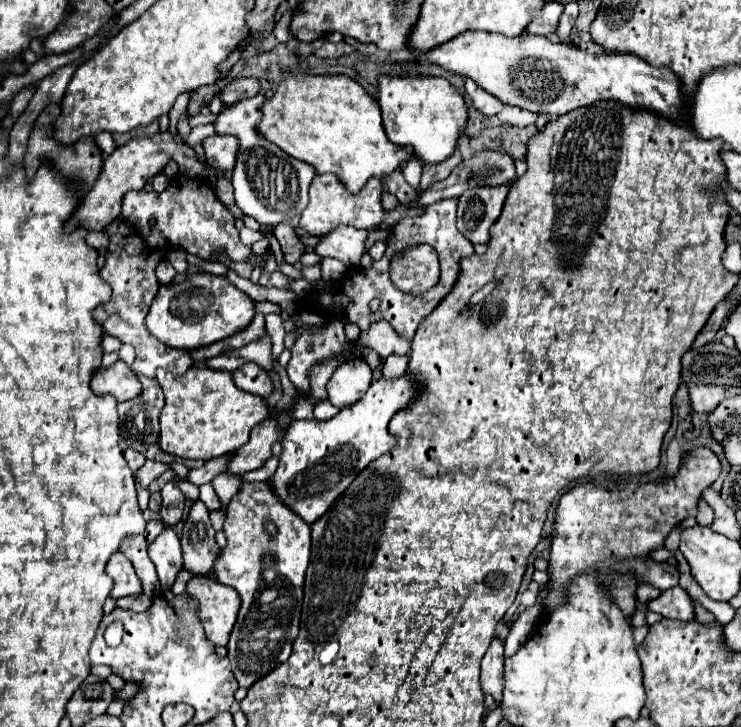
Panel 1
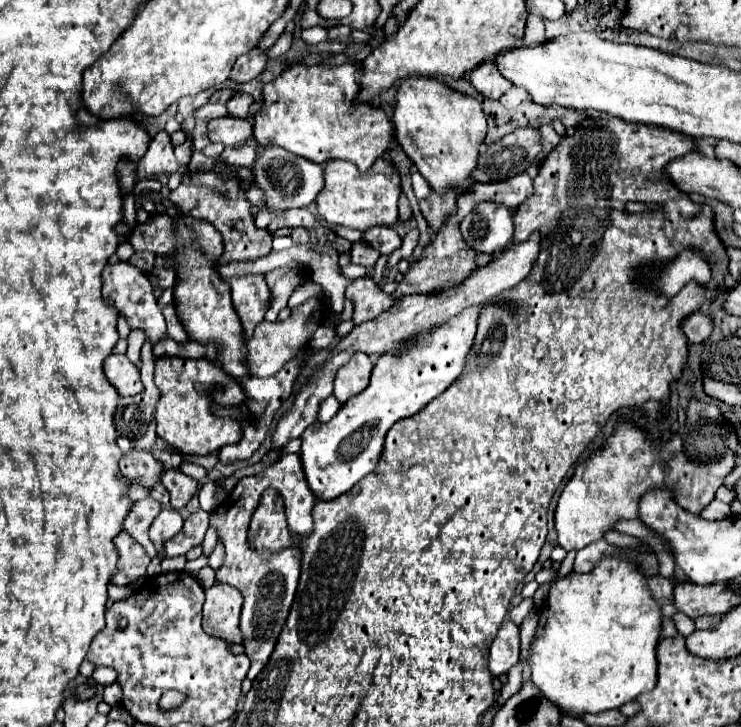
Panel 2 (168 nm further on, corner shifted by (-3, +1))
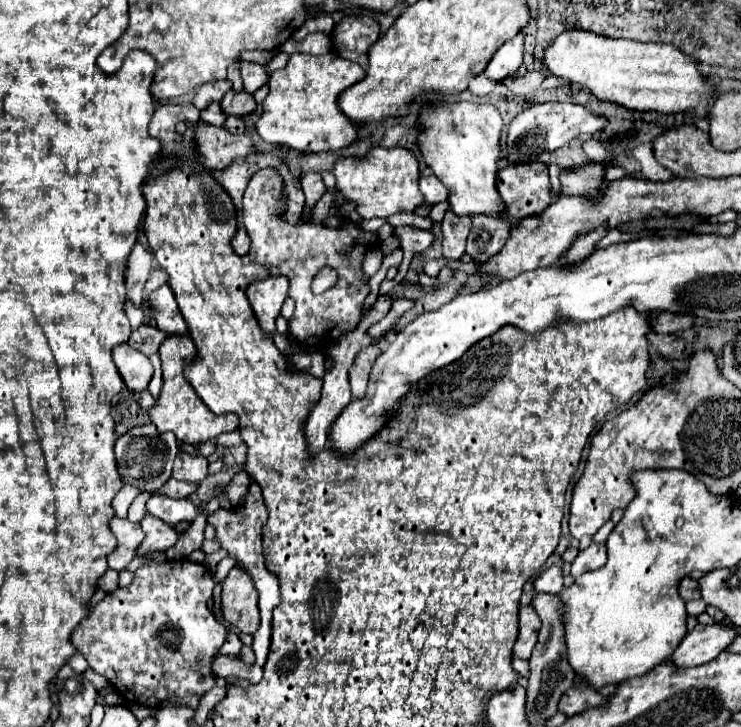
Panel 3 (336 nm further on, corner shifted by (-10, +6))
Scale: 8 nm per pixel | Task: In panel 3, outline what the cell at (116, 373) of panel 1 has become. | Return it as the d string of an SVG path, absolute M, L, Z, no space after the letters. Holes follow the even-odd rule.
M119 344L113 348L113 362L129 390L147 388L151 374L153 374L153 366L147 356L139 354L129 344Z

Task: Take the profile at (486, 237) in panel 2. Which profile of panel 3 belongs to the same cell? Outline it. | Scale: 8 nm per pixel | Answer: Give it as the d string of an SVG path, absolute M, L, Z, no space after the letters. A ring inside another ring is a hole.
M477 214L471 220L471 232L467 238L467 254L475 258L475 262L485 262L493 254L497 254L509 234L511 234L511 222L503 216L499 218L487 218L483 214Z

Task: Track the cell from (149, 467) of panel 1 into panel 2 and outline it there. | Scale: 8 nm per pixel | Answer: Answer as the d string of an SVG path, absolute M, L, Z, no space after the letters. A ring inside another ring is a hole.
M156 439L152 451L156 451L156 459L160 459L164 463L164 469L178 469L180 463L184 461L184 455L172 447L168 447L168 443L164 443L164 439Z

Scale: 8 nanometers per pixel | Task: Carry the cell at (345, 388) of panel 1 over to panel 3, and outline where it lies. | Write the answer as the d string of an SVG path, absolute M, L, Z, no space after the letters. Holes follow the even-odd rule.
M371 344L367 348L363 348L351 370L349 370L349 384L351 384L351 396L353 398L363 398L365 392L367 392L367 382L369 382L369 372L373 368L373 362L377 360L377 356L381 354L379 346L377 344Z

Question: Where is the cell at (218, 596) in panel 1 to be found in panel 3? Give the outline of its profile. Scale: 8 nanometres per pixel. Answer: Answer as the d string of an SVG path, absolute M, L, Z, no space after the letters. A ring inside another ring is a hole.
M237 566L231 568L223 580L221 612L227 622L237 626L243 634L255 634L260 626L259 608L257 608L257 590L245 570Z

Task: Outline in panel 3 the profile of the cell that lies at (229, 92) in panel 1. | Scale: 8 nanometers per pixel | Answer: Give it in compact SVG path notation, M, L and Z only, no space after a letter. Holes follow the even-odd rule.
M219 80L219 82L207 82L203 84L197 94L193 96L193 104L203 110L209 102L221 102L223 94L227 94L227 90L231 90L231 82L229 80Z

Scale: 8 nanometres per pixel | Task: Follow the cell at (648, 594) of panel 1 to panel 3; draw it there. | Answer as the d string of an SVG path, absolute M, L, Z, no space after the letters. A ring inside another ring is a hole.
M683 578L679 582L679 596L687 602L687 600L699 600L701 594L699 594L699 586L697 586L697 580L693 578Z

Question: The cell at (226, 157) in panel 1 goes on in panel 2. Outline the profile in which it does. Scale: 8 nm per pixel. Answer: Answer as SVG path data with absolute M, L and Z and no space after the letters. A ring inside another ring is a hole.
M218 117L208 123L208 137L212 143L224 145L240 145L252 135L252 123L240 117Z

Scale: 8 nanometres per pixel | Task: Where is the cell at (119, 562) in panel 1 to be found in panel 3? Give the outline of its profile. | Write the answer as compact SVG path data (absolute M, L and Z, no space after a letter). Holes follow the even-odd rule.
M113 518L111 520L111 530L119 540L119 548L107 558L109 568L115 572L121 572L129 566L129 562L137 556L137 550L145 538L145 532L141 530L139 524L129 522L127 518Z

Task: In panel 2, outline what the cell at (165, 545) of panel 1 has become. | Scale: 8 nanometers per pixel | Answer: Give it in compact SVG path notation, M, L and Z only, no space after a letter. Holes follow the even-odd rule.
M162 509L158 513L154 523L150 525L150 541L156 545L158 551L160 551L160 543L164 543L164 539L172 539L172 535L180 533L182 523L184 523L184 519L176 509Z

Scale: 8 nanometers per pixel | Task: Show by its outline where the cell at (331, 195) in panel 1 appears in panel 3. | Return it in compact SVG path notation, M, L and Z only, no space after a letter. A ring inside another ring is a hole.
M373 148L363 158L349 156L339 158L333 166L335 188L343 194L347 202L355 204L361 218L387 218L397 212L413 212L425 202L419 192L419 162L407 148Z

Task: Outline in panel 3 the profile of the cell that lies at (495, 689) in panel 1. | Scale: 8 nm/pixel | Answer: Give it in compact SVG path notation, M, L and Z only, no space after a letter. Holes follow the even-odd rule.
M531 606L519 608L519 636L513 646L513 658L527 660L531 656L531 650L537 642L539 626L541 626L541 620Z

